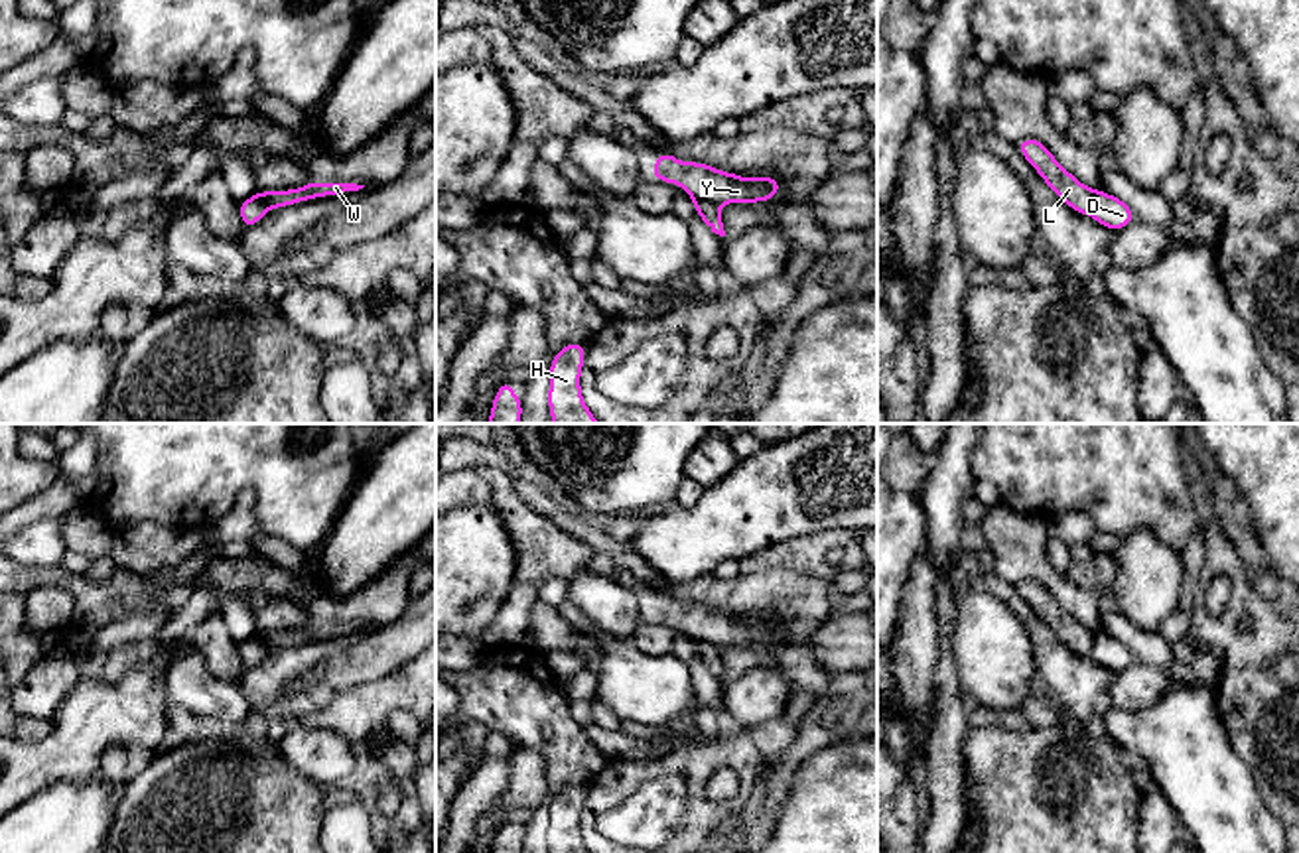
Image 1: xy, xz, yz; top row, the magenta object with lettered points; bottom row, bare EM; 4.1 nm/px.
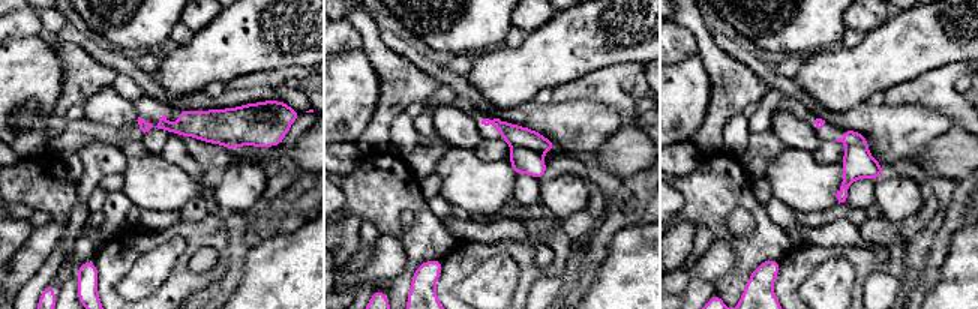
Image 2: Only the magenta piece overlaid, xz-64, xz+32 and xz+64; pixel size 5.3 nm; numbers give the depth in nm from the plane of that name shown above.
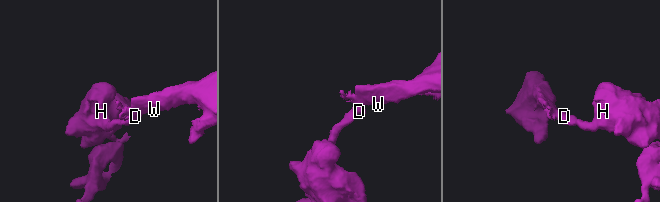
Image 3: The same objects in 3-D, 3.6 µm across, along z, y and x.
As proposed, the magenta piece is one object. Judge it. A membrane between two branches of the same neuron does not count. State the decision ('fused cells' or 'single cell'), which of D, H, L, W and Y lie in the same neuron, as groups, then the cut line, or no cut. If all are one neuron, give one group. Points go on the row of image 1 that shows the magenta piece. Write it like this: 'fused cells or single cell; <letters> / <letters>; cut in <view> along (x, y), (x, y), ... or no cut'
fused cells; D H / L W Y; cut in xz along (694, 197), (716, 205)

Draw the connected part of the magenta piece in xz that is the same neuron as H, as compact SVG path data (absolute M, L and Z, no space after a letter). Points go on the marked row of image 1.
M570 343L550 359L548 410L554 424L599 424L581 398L585 343Z

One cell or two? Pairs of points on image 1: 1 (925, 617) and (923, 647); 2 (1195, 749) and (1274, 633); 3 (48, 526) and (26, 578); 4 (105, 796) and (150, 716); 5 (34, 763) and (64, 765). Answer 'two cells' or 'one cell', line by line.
1: one cell
2: two cells
3: two cells
4: two cells
5: one cell

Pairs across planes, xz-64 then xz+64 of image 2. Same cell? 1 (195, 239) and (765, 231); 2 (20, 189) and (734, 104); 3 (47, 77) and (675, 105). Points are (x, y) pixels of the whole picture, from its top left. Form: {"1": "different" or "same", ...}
{"1": "different", "2": "different", "3": "same"}

